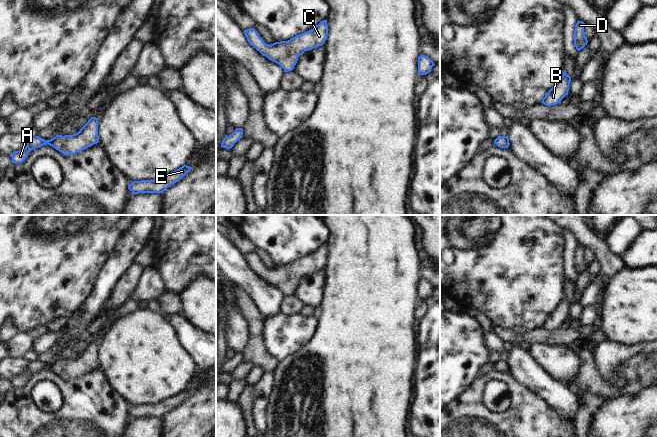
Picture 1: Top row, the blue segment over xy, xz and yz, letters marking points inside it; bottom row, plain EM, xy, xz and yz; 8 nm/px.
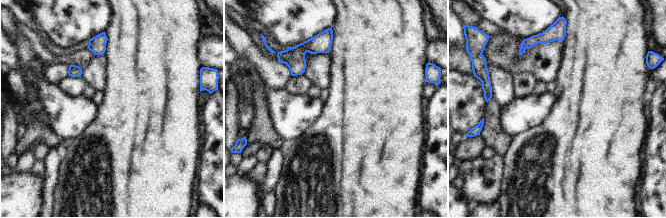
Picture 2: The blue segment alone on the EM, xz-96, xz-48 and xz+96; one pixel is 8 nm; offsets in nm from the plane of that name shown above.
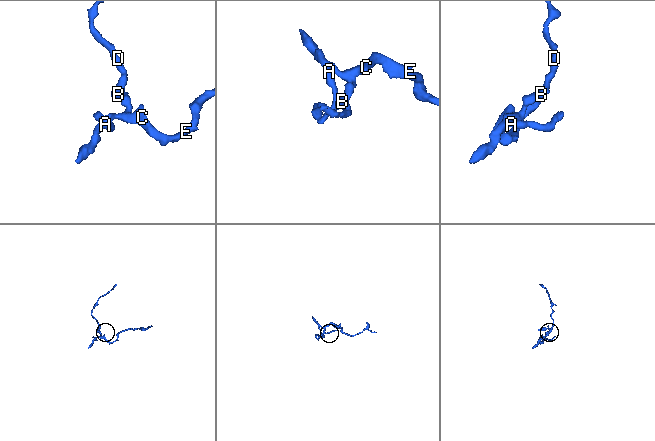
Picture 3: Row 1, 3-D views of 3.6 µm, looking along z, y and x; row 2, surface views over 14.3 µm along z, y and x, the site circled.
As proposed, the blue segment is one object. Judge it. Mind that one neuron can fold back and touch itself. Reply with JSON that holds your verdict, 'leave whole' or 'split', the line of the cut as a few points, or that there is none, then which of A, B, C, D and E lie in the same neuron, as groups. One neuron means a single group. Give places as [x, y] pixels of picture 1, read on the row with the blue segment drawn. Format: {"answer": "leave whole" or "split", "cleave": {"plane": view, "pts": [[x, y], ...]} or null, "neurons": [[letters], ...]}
{"answer": "leave whole", "cleave": null, "neurons": [["A", "B", "C", "D", "E"]]}

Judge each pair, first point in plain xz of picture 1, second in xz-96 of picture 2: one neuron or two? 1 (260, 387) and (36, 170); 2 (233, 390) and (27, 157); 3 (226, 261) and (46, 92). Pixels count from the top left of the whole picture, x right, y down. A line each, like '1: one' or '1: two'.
1: two
2: one
3: two

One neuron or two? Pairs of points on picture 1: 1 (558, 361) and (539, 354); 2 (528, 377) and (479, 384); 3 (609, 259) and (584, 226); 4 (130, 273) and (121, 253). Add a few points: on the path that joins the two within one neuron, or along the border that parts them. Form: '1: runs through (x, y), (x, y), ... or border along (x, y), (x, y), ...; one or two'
1: runs through (553, 359), (544, 354); one
2: border along (508, 371), (522, 384), (536, 392); two
3: runs through (602, 251), (586, 234); one
4: border along (133, 262), (113, 286); two

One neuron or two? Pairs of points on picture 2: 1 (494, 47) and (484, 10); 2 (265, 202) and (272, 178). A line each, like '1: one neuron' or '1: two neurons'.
1: two neurons
2: one neuron

